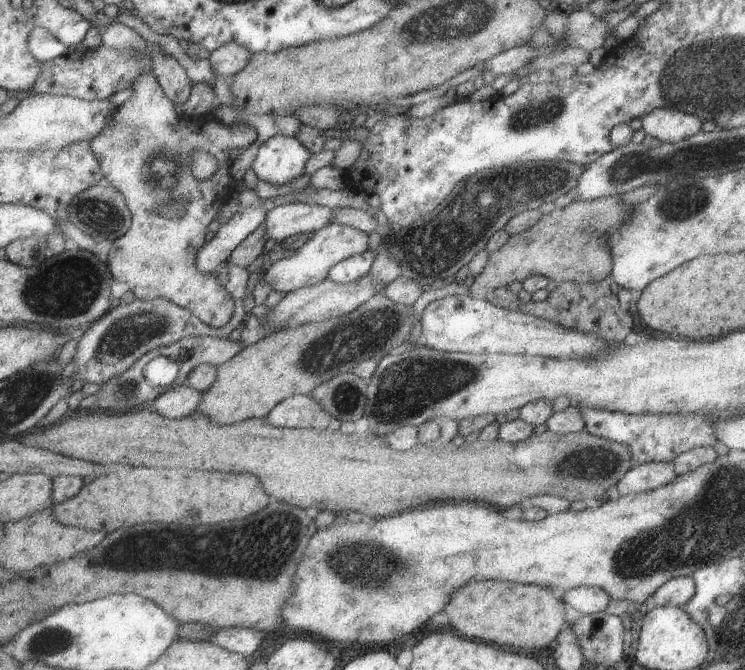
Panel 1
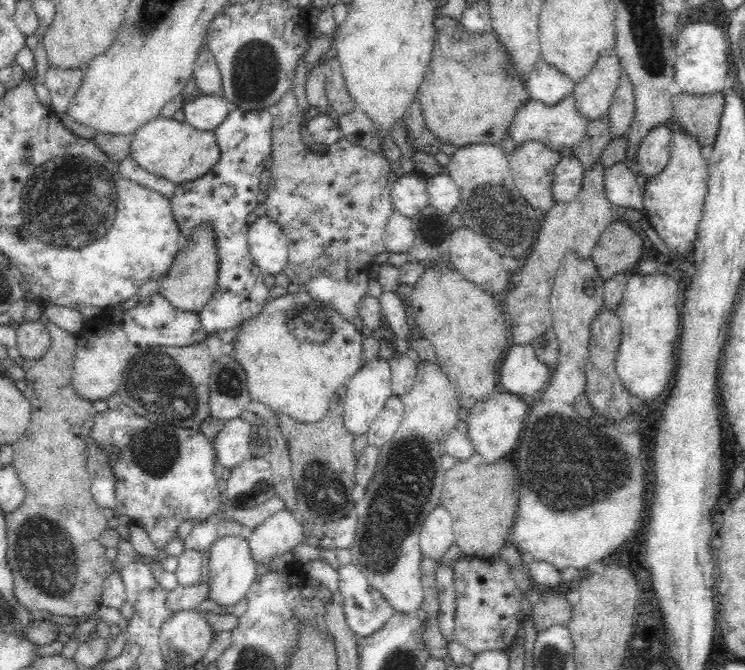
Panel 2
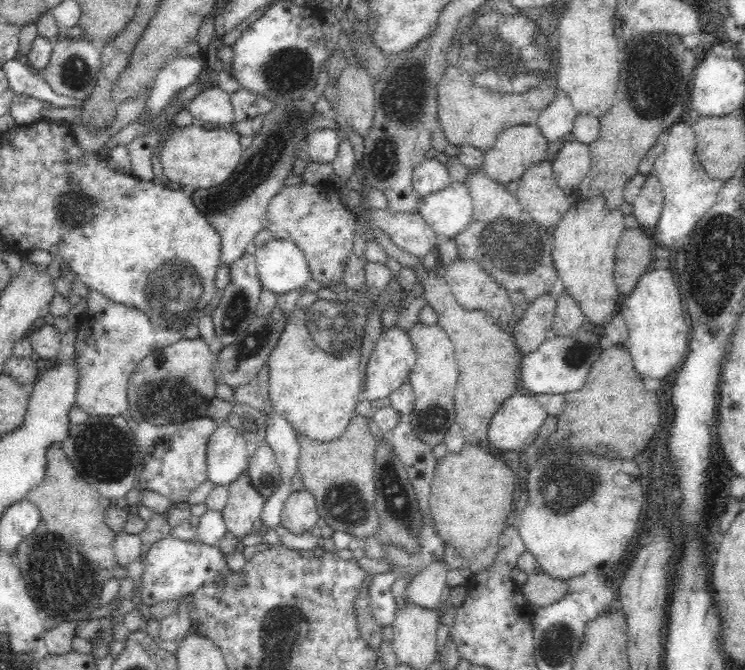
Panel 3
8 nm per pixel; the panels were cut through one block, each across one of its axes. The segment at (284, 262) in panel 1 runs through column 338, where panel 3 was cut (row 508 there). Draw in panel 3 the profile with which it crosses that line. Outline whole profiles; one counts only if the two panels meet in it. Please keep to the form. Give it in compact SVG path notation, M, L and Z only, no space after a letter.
M246 471L228 488L229 498L221 513L227 533L241 542L252 533L253 524L259 520L266 498L251 486Z

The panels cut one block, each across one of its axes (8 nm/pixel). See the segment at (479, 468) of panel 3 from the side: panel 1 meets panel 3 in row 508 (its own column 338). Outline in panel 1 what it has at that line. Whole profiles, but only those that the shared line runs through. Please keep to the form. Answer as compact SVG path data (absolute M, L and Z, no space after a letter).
M147 406L143 408L131 410L131 412L123 412L123 414L111 414L111 412L105 412L105 410L77 410L70 412L57 424L49 426L49 428L37 429L35 428L31 432L25 433L23 436L17 438L23 446L33 446L34 448L41 448L49 450L49 452L55 452L55 454L61 454L62 456L70 457L71 459L83 460L83 462L91 462L91 464L101 464L108 466L110 464L130 465L133 467L141 466L155 466L155 468L179 468L179 464L183 464L183 468L203 468L203 470L225 470L225 472L243 472L253 474L259 478L259 482L263 484L263 490L267 492L267 496L273 496L277 500L283 500L287 504L293 504L293 506L301 506L301 508L307 508L311 513L322 510L333 510L333 512L339 512L339 510L357 510L357 512L363 514L365 518L373 516L373 518L381 518L381 516L393 516L400 513L401 510L419 509L429 502L462 502L469 501L470 503L483 503L489 504L492 508L503 510L510 506L517 505L520 500L525 498L531 498L537 495L555 495L561 498L567 496L567 500L583 500L583 498L600 498L607 488L611 485L615 485L619 480L619 477L633 465L630 460L629 450L625 444L617 444L615 441L610 441L595 435L590 435L587 431L579 431L575 433L552 433L551 431L544 431L542 433L534 433L526 438L526 440L516 443L501 442L501 440L482 441L475 439L470 443L464 443L460 446L454 446L450 442L441 447L430 447L429 445L417 443L411 450L403 452L393 452L391 448L383 446L375 435L365 436L365 434L351 434L347 436L347 433L339 431L320 431L313 428L309 429L291 429L286 427L271 426L264 417L252 417L242 422L235 422L234 424L218 424L209 420L207 416L203 416L199 412L193 412L193 414L187 414L183 418L179 419L167 419L157 414L157 412L151 411Z

